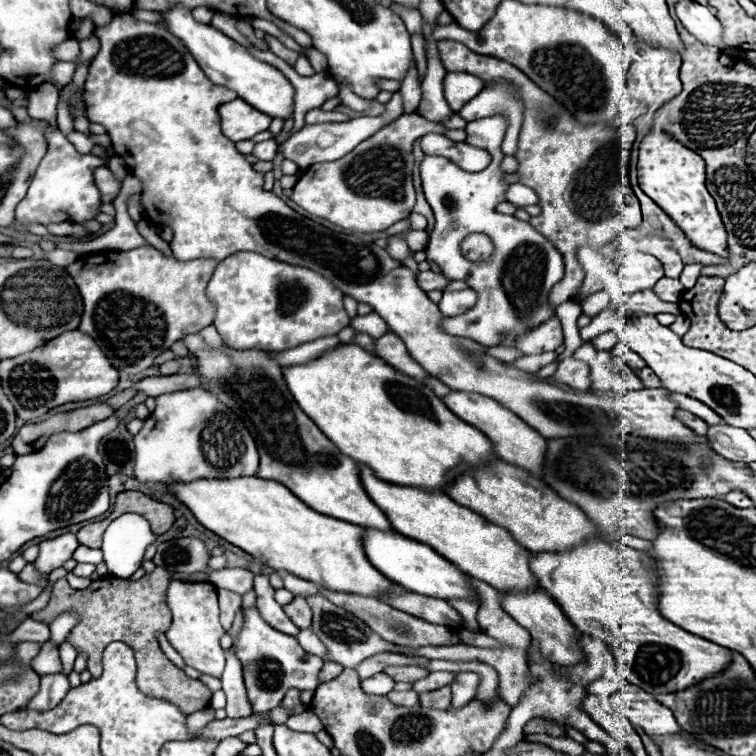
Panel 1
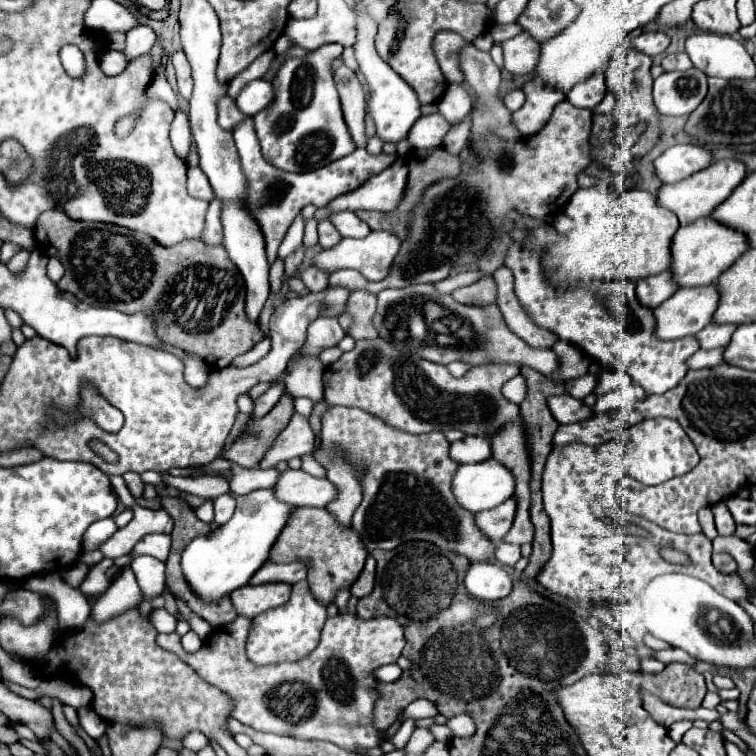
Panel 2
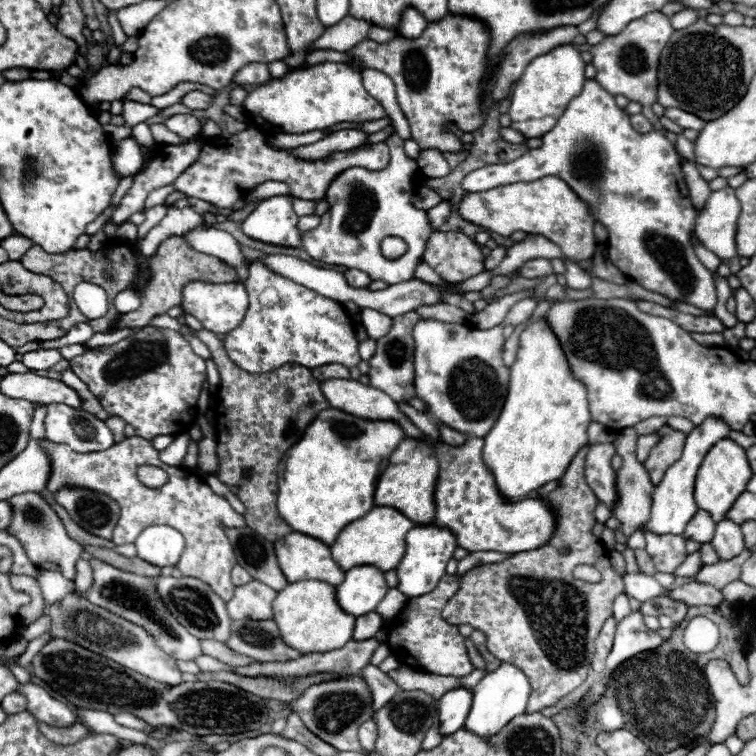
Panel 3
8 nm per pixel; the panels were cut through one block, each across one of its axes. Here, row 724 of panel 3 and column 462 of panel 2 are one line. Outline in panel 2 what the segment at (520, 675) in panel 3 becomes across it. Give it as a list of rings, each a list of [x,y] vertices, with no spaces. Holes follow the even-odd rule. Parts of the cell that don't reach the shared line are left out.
[[[488,458],[480,464],[462,464],[462,466],[458,466],[458,472],[452,480],[452,492],[458,500],[458,504],[462,504],[470,512],[490,510],[514,494],[514,476],[496,458]]]

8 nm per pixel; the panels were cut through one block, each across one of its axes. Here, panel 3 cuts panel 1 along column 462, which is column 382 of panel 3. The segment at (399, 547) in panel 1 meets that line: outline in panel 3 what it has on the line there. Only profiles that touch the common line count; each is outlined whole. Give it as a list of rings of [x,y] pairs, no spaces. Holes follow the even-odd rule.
[[[374,566],[350,568],[344,582],[336,586],[338,606],[354,618],[374,612],[386,592],[388,586],[384,580],[384,572]]]

